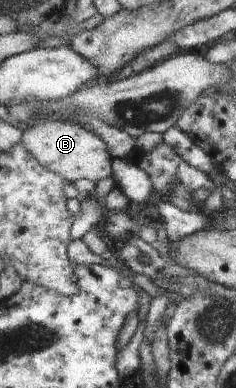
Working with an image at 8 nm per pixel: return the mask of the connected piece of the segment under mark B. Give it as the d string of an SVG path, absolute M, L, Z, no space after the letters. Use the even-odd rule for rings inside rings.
M39 118L36 124L30 122L29 128L22 135L20 143L38 163L48 167L50 171L60 175L66 181L75 182L78 179L90 179L94 183L113 176L113 157L108 153L102 139L79 123L72 123L61 118Z

